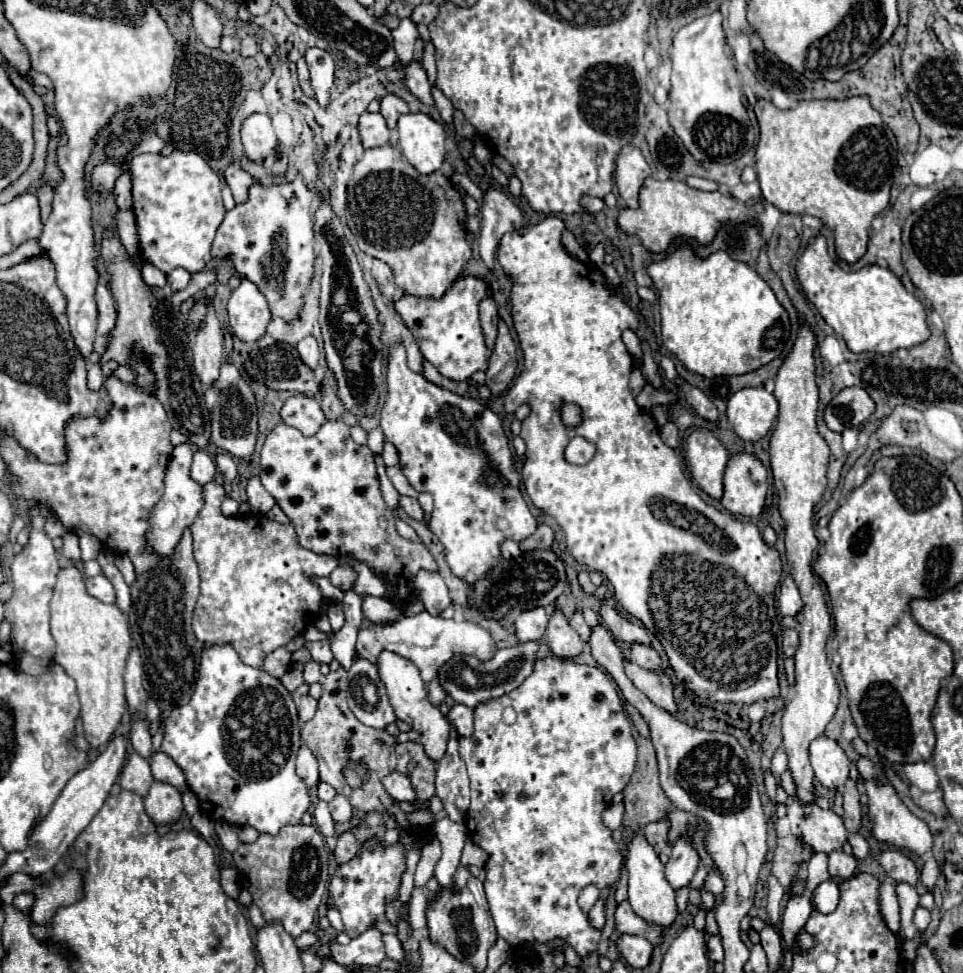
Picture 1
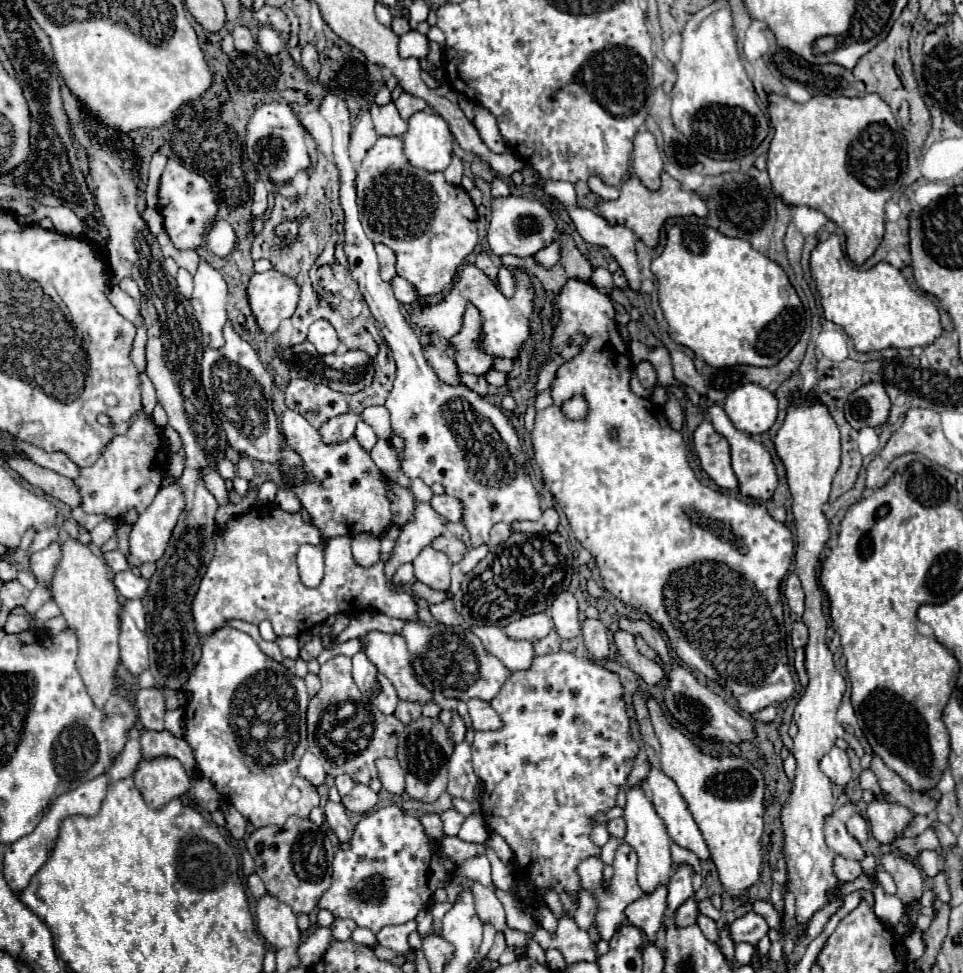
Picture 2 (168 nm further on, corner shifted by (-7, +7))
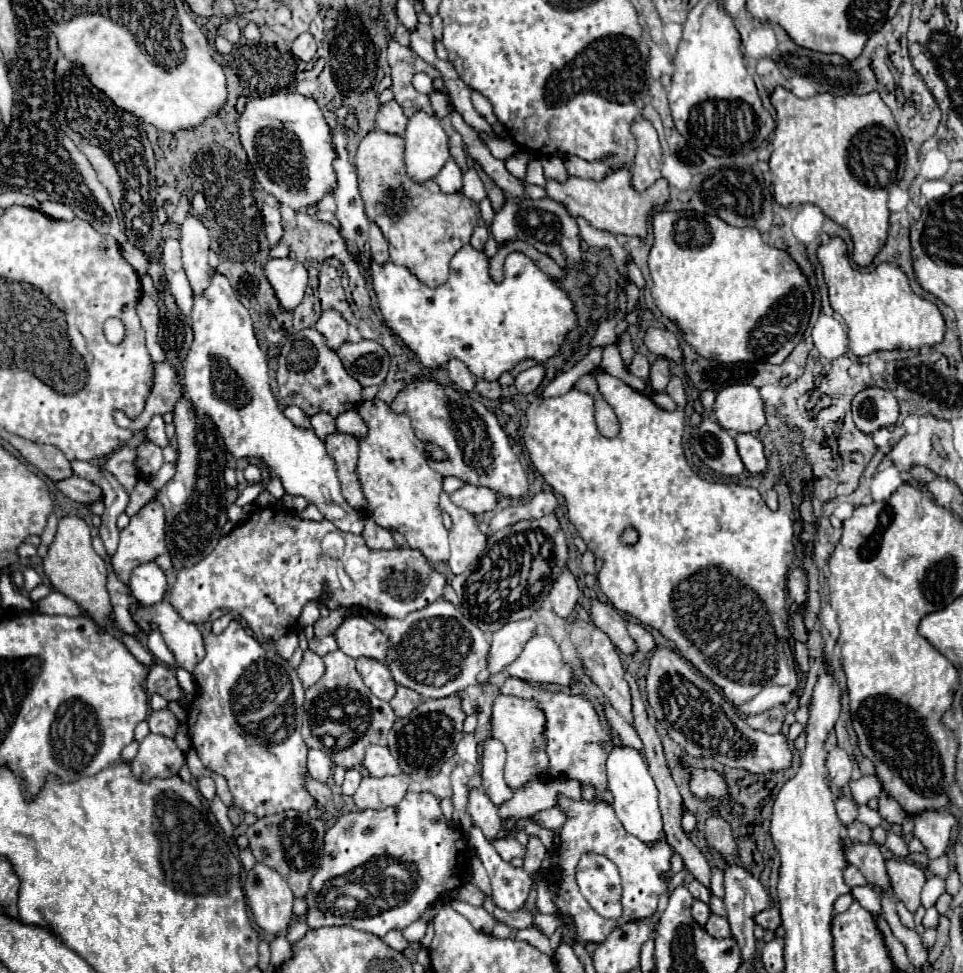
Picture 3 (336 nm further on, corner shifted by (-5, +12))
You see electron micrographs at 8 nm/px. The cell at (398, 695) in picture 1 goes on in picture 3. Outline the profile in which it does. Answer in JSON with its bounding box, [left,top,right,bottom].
[334,615,388,663]

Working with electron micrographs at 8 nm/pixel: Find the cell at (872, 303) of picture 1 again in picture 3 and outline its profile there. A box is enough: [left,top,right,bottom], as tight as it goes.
[818,237,944,355]

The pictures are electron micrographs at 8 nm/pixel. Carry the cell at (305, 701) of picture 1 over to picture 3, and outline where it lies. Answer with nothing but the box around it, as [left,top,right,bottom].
[298,649,324,687]

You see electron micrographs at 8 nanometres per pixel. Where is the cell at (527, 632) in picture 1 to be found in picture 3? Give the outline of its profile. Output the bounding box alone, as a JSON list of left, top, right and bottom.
[488,619,536,675]

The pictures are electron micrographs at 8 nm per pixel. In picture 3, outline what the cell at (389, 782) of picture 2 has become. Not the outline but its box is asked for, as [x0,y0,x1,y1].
[362,745,400,777]

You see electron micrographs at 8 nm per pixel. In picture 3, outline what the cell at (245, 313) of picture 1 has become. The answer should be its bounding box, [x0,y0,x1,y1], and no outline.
[264,257,308,311]

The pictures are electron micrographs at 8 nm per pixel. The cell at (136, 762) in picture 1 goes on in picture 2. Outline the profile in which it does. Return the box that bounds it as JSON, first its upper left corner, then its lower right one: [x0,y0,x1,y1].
[140,730,196,774]

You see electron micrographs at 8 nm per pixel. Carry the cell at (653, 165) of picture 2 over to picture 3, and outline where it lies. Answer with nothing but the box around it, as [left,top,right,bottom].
[632,119,662,191]

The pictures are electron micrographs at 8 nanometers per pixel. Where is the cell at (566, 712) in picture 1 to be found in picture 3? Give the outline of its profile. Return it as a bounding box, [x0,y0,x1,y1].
[500,677,612,791]

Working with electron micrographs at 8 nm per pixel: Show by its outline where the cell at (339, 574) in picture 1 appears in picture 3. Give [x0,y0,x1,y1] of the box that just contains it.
[362,519,396,549]

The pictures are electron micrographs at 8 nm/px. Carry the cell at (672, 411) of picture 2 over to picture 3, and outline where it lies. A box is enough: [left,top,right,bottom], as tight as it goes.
[652,359,670,393]

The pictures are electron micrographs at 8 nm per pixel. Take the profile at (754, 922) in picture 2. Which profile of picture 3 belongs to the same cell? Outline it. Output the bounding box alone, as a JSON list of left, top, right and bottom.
[754,907,780,931]

